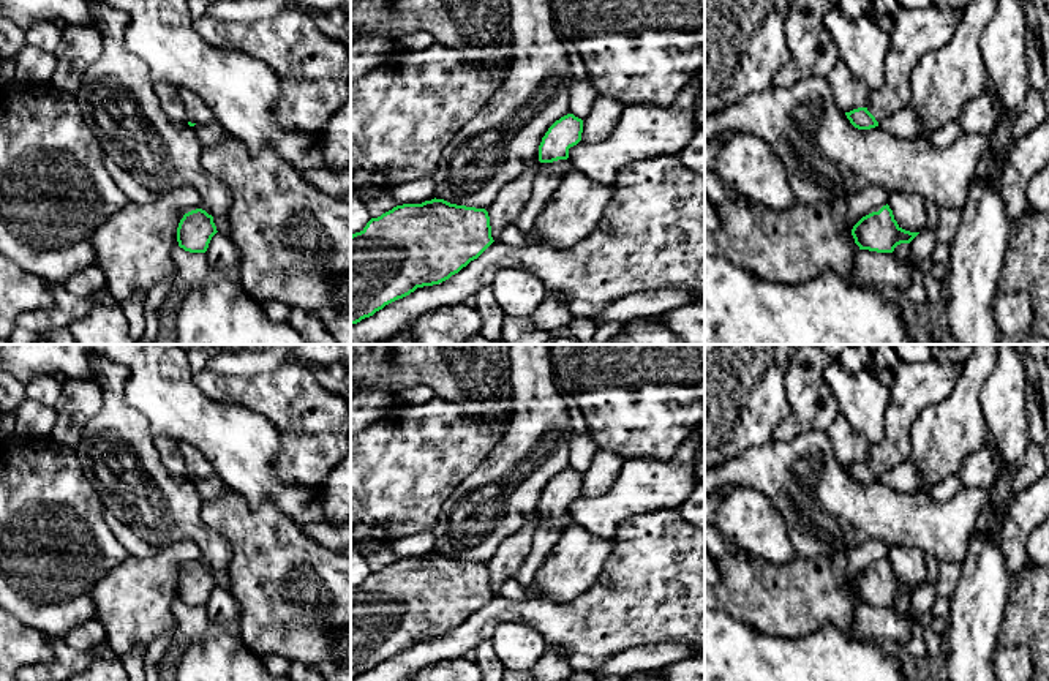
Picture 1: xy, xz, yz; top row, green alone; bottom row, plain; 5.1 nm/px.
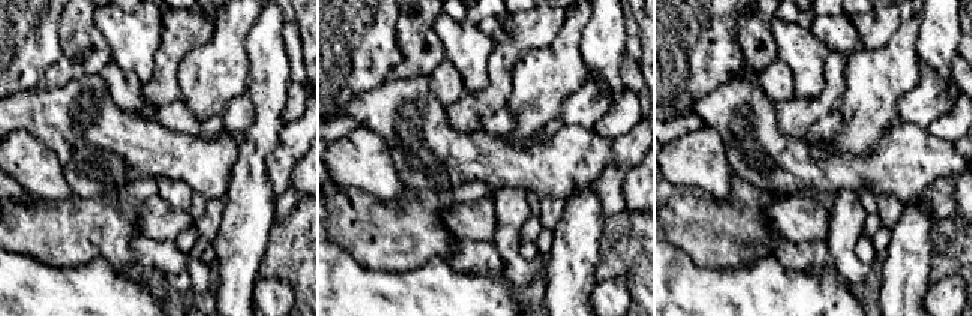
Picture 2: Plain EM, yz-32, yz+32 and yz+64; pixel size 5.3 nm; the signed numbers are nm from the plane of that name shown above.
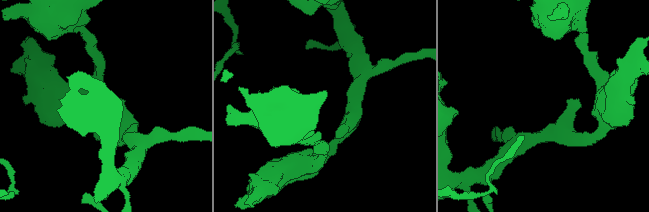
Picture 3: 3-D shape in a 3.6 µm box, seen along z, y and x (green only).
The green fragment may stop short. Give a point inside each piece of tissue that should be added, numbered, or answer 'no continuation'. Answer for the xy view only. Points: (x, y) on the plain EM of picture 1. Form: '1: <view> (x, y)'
1: xy (198, 466)

